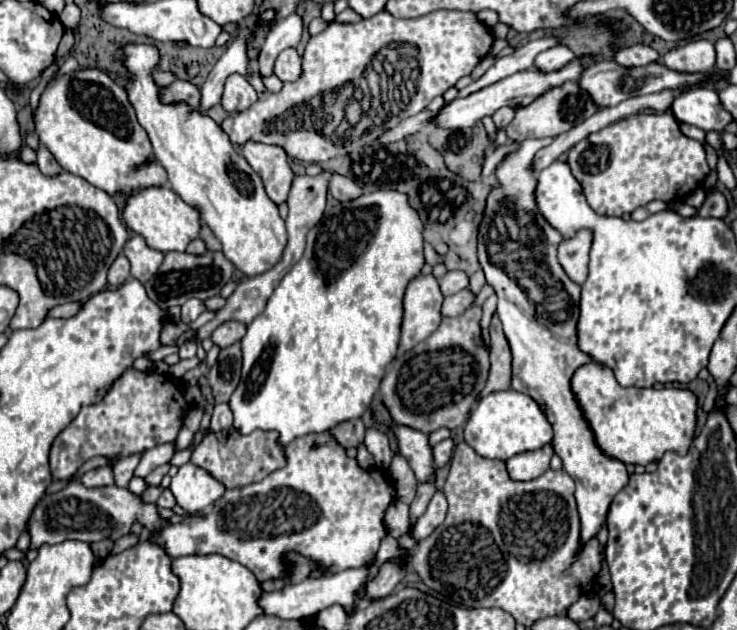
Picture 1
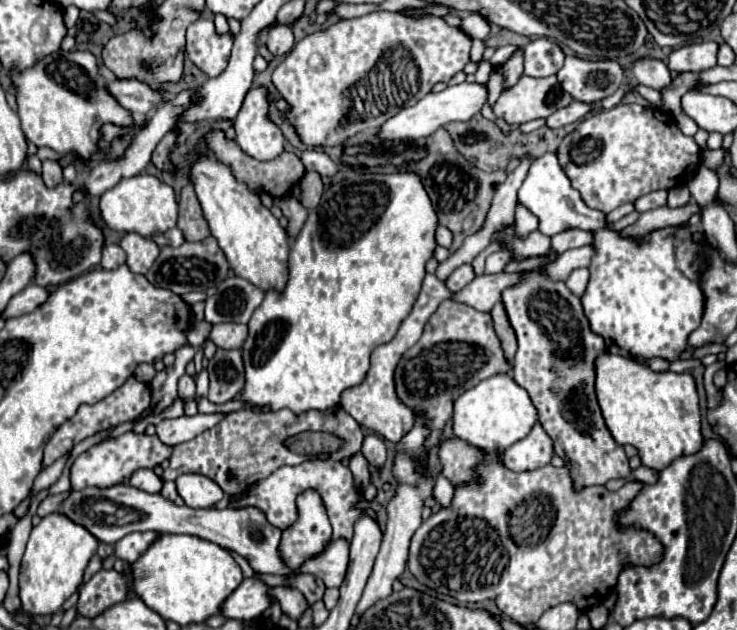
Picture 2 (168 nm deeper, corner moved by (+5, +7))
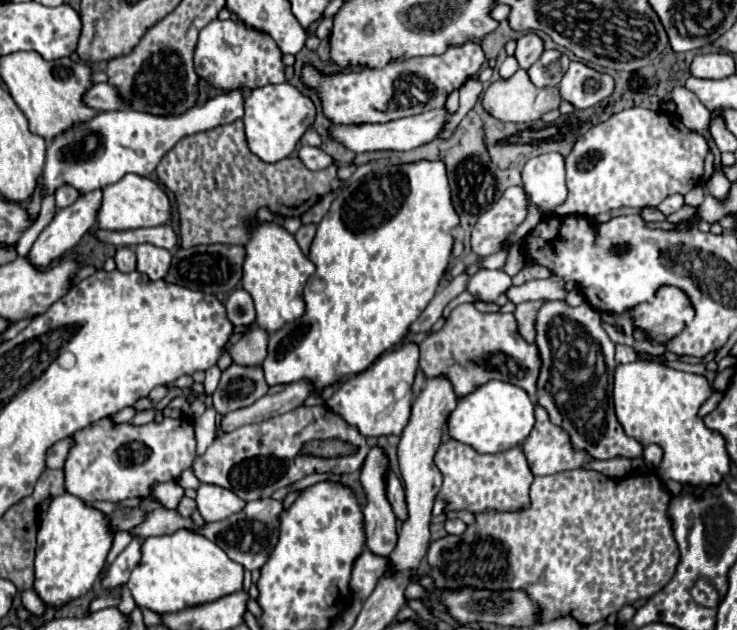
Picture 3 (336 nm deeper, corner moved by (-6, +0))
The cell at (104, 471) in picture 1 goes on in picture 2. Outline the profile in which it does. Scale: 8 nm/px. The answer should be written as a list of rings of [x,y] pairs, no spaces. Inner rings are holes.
[[[125,432],[121,438],[95,444],[87,452],[83,452],[71,466],[71,486],[75,490],[87,488],[87,486],[97,486],[97,488],[107,488],[119,482],[125,482],[131,478],[131,474],[139,468],[155,468],[163,460],[171,456],[171,448],[165,446],[157,436],[147,436],[147,434],[133,434]]]

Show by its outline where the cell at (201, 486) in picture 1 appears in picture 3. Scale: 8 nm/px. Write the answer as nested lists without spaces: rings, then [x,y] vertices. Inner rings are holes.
[[[202,485],[196,493],[198,511],[208,523],[228,519],[228,515],[242,511],[246,505],[246,501],[242,501],[236,493],[218,485]]]

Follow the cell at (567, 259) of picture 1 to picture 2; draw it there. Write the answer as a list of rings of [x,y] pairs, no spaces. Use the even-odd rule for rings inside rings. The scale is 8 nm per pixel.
[[[577,268],[569,274],[569,278],[565,280],[565,284],[569,286],[569,290],[577,296],[581,296],[585,292],[585,286],[587,286],[587,280],[589,280],[589,272],[583,270],[583,268]]]

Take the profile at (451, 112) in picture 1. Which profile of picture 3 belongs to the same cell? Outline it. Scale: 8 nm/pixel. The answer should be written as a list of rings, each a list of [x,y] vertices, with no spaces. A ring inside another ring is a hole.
[[[432,109],[420,115],[404,117],[404,119],[394,119],[388,123],[362,123],[362,125],[332,125],[328,129],[330,137],[338,143],[342,143],[346,149],[354,153],[364,153],[364,151],[410,151],[414,147],[420,147],[432,139],[436,139],[436,133],[444,127],[448,119],[446,109]]]

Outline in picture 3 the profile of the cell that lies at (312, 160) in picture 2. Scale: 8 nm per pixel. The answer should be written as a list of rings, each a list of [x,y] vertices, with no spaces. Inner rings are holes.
[[[302,145],[300,151],[298,151],[298,157],[310,171],[326,169],[332,163],[330,155],[326,155],[322,149],[316,149],[316,147],[310,147],[310,145]]]

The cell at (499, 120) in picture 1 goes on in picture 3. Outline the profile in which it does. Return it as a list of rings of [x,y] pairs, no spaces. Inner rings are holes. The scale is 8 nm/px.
[[[526,33],[518,39],[518,45],[516,45],[516,59],[520,63],[522,69],[528,69],[532,63],[536,63],[540,59],[544,51],[544,43],[542,39],[536,35],[536,33]]]

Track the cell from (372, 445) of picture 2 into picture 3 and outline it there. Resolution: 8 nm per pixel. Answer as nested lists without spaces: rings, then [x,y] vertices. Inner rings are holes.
[[[392,471],[386,473],[386,483],[388,483],[388,489],[386,489],[386,493],[388,493],[388,501],[390,501],[392,509],[394,509],[394,515],[396,515],[400,521],[408,519],[406,495],[404,495],[404,487],[402,487],[402,483],[398,481],[398,477],[396,477]]]

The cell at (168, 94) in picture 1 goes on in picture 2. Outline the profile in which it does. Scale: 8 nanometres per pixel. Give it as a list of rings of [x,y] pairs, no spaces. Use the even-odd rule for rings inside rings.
[[[117,80],[107,84],[109,92],[117,98],[117,102],[131,110],[135,116],[145,116],[155,110],[163,100],[163,90],[149,88],[149,84],[141,80]]]

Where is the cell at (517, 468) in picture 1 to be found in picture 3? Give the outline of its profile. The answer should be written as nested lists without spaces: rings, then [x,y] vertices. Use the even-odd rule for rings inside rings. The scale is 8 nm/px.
[[[534,403],[534,415],[534,429],[522,443],[534,475],[552,475],[568,469],[578,469],[584,463],[594,461],[588,459],[584,451],[572,451],[572,443],[568,443],[568,431],[556,427],[548,419],[544,407],[540,407],[538,403]]]

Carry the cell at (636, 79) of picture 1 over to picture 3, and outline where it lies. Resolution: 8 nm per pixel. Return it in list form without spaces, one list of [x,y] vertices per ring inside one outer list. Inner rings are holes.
[[[572,61],[558,89],[564,101],[572,103],[576,109],[588,109],[614,91],[614,79],[580,61]]]

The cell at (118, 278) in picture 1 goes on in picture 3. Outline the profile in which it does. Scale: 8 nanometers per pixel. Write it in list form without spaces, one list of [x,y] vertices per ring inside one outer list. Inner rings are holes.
[[[120,247],[114,255],[116,259],[116,265],[122,273],[130,273],[136,269],[136,255],[134,255],[134,249],[132,247]]]

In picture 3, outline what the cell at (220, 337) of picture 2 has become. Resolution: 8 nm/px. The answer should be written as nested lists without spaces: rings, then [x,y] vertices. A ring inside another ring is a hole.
[[[256,327],[254,331],[244,335],[238,343],[234,343],[230,347],[230,357],[236,365],[260,367],[264,363],[266,347],[268,347],[268,333],[260,327]]]

